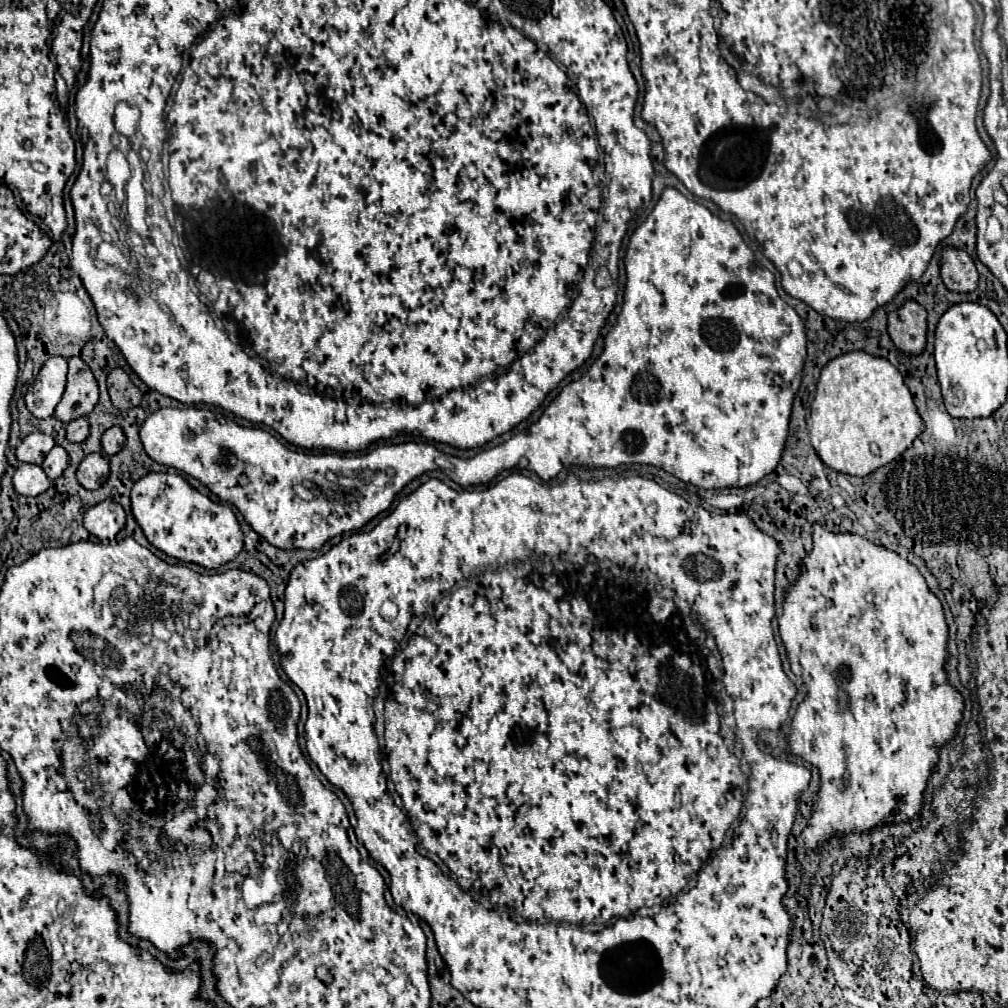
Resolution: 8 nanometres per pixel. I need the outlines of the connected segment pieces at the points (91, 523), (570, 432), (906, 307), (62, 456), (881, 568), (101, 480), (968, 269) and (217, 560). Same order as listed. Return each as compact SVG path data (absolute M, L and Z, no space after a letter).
M106 499L90 507L84 515L84 527L98 539L114 539L126 525L126 513L122 505Z
M668 187L664 189L662 197L658 199L652 213L646 217L646 221L632 233L626 257L626 289L624 289L624 305L616 319L616 325L610 329L610 333L604 339L604 351L600 357L592 363L592 367L578 379L568 383L558 397L552 399L552 403L544 409L542 417L526 427L522 433L516 433L506 443L486 449L478 453L472 459L458 459L452 457L454 473L450 475L458 485L480 485L492 481L498 473L504 469L530 469L534 471L542 481L554 479L564 467L618 467L618 465L632 465L632 463L648 463L654 467L662 467L664 471L672 473L674 477L682 479L684 483L692 483L702 489L722 489L722 487L748 487L768 473L772 473L780 461L786 437L788 437L788 419L794 395L800 387L802 379L802 367L807 356L806 331L804 321L798 317L798 313L786 305L776 287L774 287L774 275L758 267L754 263L754 255L738 229L732 221L724 221L716 215L712 215L704 205L686 199L678 189Z
M906 301L888 315L888 333L902 353L920 353L926 345L926 309L916 301Z
M56 445L56 447L46 455L46 459L44 459L44 463L42 463L42 469L46 471L46 475L48 475L50 481L54 481L56 477L60 477L66 467L68 467L68 453L66 453L66 449L64 449L62 445Z
M818 521L812 523L812 539L814 539L814 549L810 553L806 553L806 557L800 561L800 565L798 565L800 573L798 573L796 581L790 587L786 587L786 591L784 591L784 613L778 619L778 625L780 625L782 643L786 647L786 657L790 661L790 669L794 675L800 675L808 687L804 701L798 705L796 715L792 717L792 731L788 735L786 753L802 757L804 761L808 761L810 765L814 765L820 771L820 789L818 789L818 795L814 801L814 811L812 811L808 825L800 833L806 851L820 853L824 843L828 843L830 839L844 837L850 833L854 833L854 835L868 833L870 829L886 825L886 823L912 823L912 821L920 819L928 777L932 775L932 771L938 763L940 749L956 735L958 723L962 721L964 699L962 699L960 691L948 683L948 673L944 667L950 653L948 653L948 623L944 617L942 603L930 591L930 587L928 587L926 579L922 577L922 573L918 571L918 567L912 565L906 557L898 555L896 551L892 551L884 545L872 543L872 541L864 539L862 535L856 535L850 531L842 531L842 533L828 531Z
M90 453L78 467L78 481L84 489L98 489L106 483L110 473L108 457L102 453Z
M944 247L940 259L940 275L950 291L968 293L978 285L978 271L974 267L972 257L956 247Z
M176 473L144 475L134 483L130 499L132 513L146 539L170 557L216 569L232 561L244 547L244 535L234 511L224 503L214 503Z

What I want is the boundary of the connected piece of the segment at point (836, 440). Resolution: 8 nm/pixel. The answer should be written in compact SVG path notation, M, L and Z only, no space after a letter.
M864 351L844 353L822 367L816 397L810 405L808 433L818 457L848 475L868 475L904 453L924 431L900 371L884 357Z

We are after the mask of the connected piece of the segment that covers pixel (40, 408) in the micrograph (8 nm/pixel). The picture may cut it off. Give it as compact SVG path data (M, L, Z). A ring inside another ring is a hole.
M50 357L26 393L26 407L34 417L46 419L54 415L58 401L66 387L68 361L64 357Z

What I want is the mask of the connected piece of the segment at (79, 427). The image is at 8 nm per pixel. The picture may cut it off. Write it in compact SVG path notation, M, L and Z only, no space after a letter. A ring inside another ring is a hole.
M80 417L66 425L66 437L72 443L82 443L88 437L88 433L90 433L90 423L86 417Z

